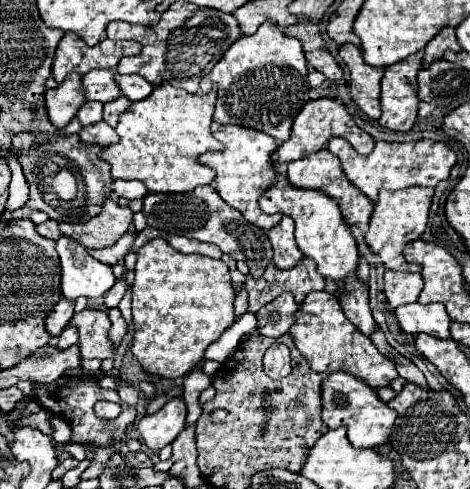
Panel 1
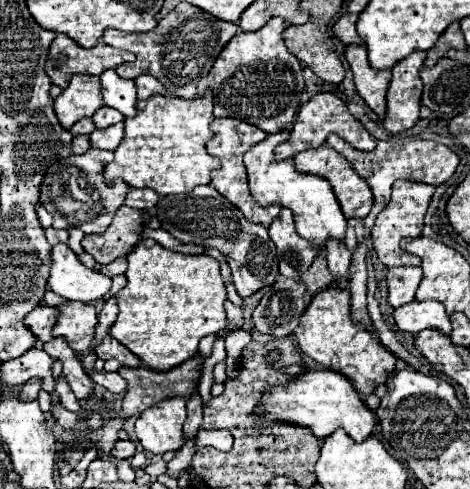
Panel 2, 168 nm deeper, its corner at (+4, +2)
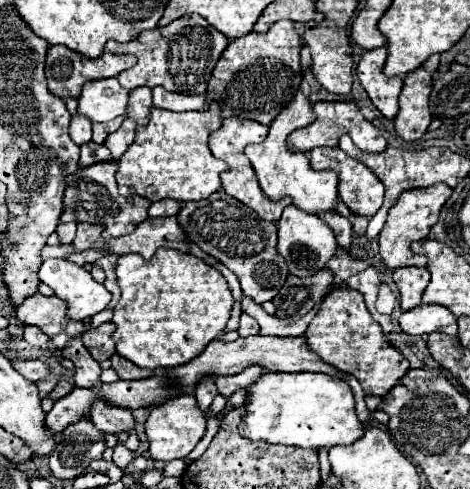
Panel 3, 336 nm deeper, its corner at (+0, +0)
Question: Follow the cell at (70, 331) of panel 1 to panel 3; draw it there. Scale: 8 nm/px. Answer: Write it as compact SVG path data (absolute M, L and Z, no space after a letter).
M96 397L90 405L90 417L96 429L118 433L118 431L132 431L134 429L134 417L132 411L126 407L118 407L108 403L102 397Z

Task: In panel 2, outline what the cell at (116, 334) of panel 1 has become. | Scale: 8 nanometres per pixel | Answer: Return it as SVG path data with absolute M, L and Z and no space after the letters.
M110 335L96 347L96 355L104 361L106 359L118 359L124 367L134 367L134 369L142 367L142 361L136 355L132 355L122 343L116 343Z

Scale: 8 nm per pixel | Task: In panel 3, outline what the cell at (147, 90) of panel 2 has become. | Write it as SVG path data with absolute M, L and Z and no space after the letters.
M164 87L152 89L152 103L154 107L168 109L168 111L198 111L204 107L204 95L180 95L166 91Z

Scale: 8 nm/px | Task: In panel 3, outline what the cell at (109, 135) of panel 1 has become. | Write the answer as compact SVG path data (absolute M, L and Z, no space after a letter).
M124 119L122 127L108 135L108 139L104 141L104 147L112 153L112 157L116 157L116 159L122 157L126 147L134 141L134 129L136 129L136 123L132 119Z

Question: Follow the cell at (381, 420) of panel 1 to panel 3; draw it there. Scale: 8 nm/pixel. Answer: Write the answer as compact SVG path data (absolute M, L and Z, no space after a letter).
M266 373L252 387L246 389L246 417L240 423L240 435L252 441L268 441L282 445L296 445L306 449L330 449L334 445L354 443L364 435L364 423L356 415L352 389L346 381L326 373Z

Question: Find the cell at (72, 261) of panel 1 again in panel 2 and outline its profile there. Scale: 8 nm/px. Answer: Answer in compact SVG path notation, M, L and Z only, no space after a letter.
M58 243L50 253L48 287L64 299L94 303L110 291L112 279L84 267L68 245Z

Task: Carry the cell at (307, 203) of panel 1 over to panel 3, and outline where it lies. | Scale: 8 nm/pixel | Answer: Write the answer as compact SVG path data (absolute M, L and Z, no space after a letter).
M298 93L296 99L276 117L276 123L272 123L268 137L258 143L258 145L248 145L246 147L246 157L250 159L258 183L264 191L264 195L270 201L280 201L284 197L290 197L292 203L312 215L324 213L324 211L336 211L338 203L338 175L332 171L312 171L310 161L304 153L290 153L286 147L286 139L294 129L300 129L304 125L310 125L314 121L312 105L310 101Z

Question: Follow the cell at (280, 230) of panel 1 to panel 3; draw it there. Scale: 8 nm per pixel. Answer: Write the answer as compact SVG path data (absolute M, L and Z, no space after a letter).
M288 205L284 209L284 213L278 221L276 251L286 259L290 275L296 275L296 277L314 275L316 271L326 267L328 259L336 253L336 249L338 249L338 245L336 245L336 237L332 233L332 229L326 223L322 223L322 219L318 215L308 215L294 205Z

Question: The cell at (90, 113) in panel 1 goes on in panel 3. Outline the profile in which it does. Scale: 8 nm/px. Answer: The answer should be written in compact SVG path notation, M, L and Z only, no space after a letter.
M74 115L72 123L70 123L70 137L78 145L88 143L92 139L92 123L88 119L84 119L82 115Z

